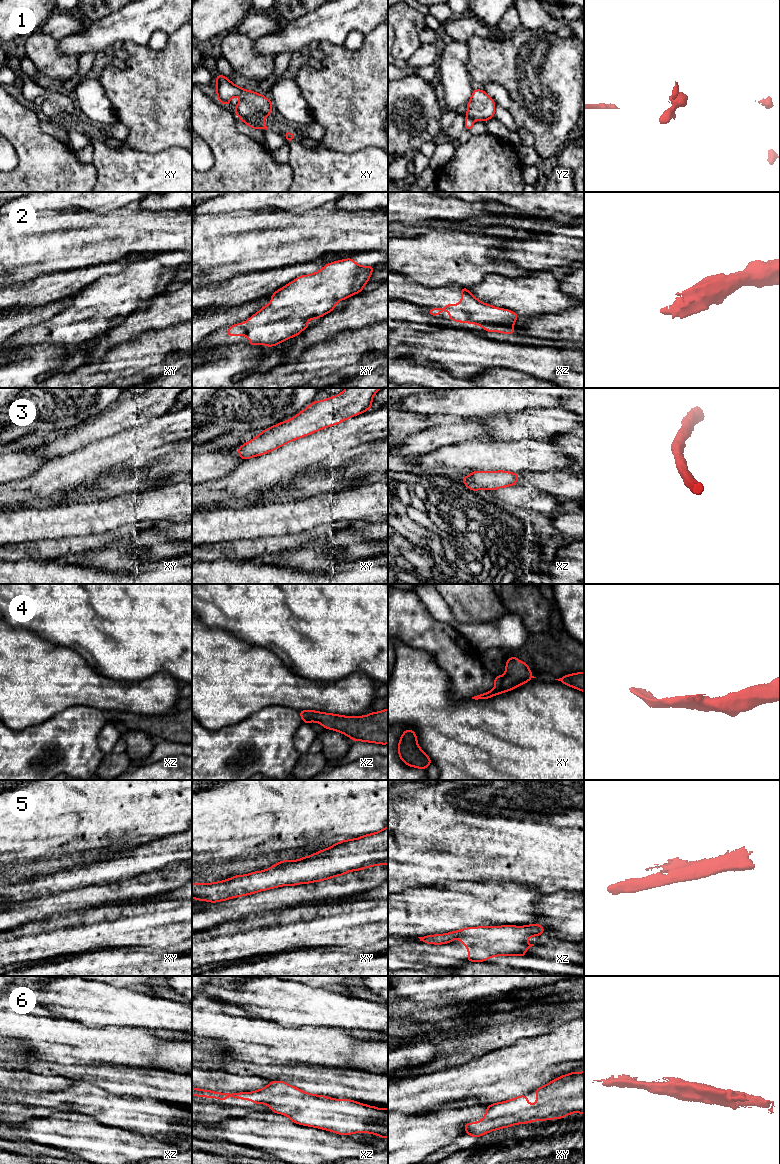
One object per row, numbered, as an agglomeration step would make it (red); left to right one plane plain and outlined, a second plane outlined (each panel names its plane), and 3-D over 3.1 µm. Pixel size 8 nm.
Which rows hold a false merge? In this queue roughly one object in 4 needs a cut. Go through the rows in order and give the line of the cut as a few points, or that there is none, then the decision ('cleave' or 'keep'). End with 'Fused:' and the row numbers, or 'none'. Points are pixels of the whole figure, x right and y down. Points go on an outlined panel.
1: cut xy (239, 116), (261, 120); cleave
2: cut none; keep
3: cut none; keep
4: cut none; keep
5: cut none; keep
6: cut none; keep
Fused: 1

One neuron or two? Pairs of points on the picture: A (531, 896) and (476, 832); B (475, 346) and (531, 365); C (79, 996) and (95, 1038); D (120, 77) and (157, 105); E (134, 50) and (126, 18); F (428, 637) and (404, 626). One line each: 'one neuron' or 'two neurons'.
A: two neurons
B: one neuron
C: two neurons
D: one neuron
E: two neurons
F: one neuron

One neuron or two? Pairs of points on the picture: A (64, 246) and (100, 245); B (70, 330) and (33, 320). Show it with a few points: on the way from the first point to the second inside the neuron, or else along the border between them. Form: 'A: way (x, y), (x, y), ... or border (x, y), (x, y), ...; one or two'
A: way (73, 246), (91, 245); one
B: border (43, 321), (20, 330); two

